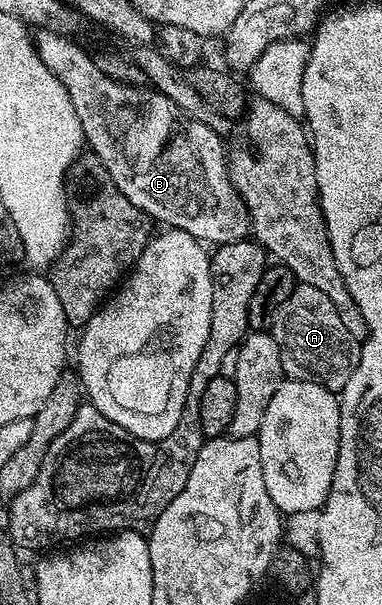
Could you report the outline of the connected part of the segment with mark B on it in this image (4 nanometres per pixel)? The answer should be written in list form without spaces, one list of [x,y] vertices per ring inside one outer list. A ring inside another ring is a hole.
[[[42,29],[36,34],[35,44],[37,54],[43,64],[45,64],[51,72],[63,83],[67,91],[71,103],[75,107],[75,111],[79,115],[79,123],[81,124],[81,132],[84,140],[95,154],[98,161],[105,164],[105,169],[109,172],[109,178],[119,187],[119,191],[123,191],[123,195],[127,195],[127,199],[131,199],[131,203],[135,203],[148,217],[154,222],[162,221],[162,226],[182,229],[187,231],[193,237],[202,243],[210,243],[214,246],[226,245],[232,241],[243,241],[250,236],[251,226],[249,224],[249,209],[245,206],[244,201],[237,193],[237,188],[231,183],[229,178],[229,166],[227,164],[227,149],[225,153],[225,145],[222,134],[211,131],[211,127],[207,127],[203,123],[199,123],[193,117],[188,117],[179,107],[175,107],[175,103],[171,103],[171,99],[167,99],[167,95],[157,92],[152,87],[138,87],[136,85],[123,85],[121,82],[108,77],[96,66],[92,56],[85,57],[85,53],[79,46],[73,42],[64,33],[52,33],[47,29]]]

